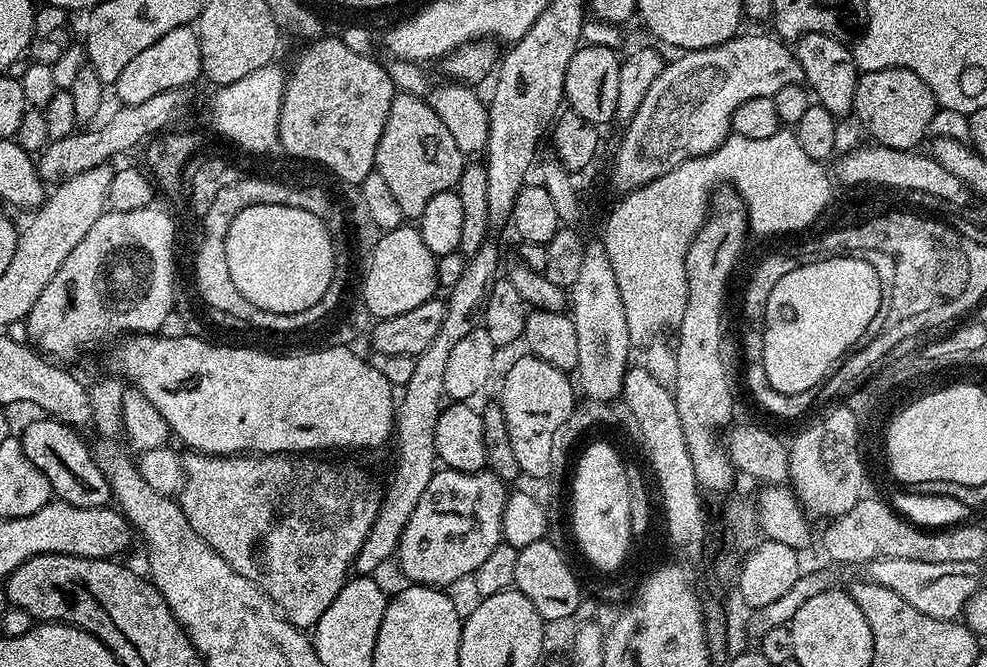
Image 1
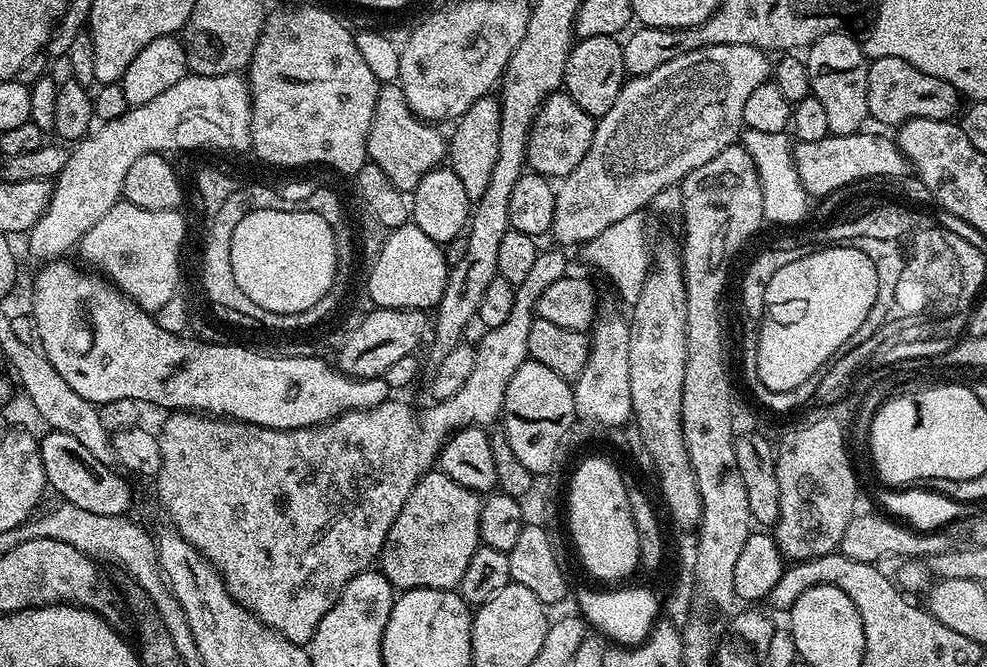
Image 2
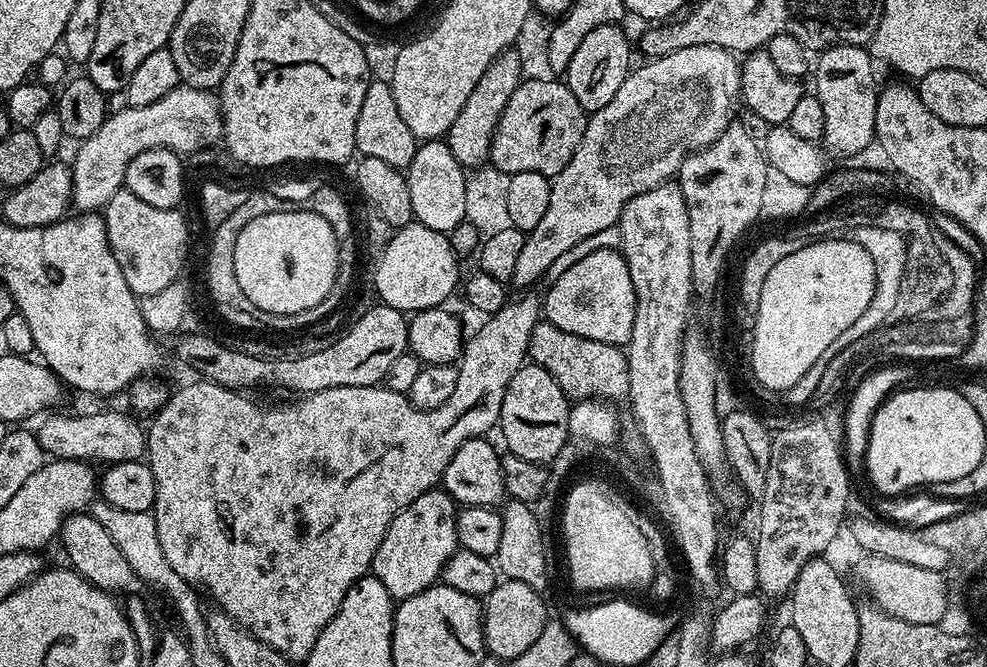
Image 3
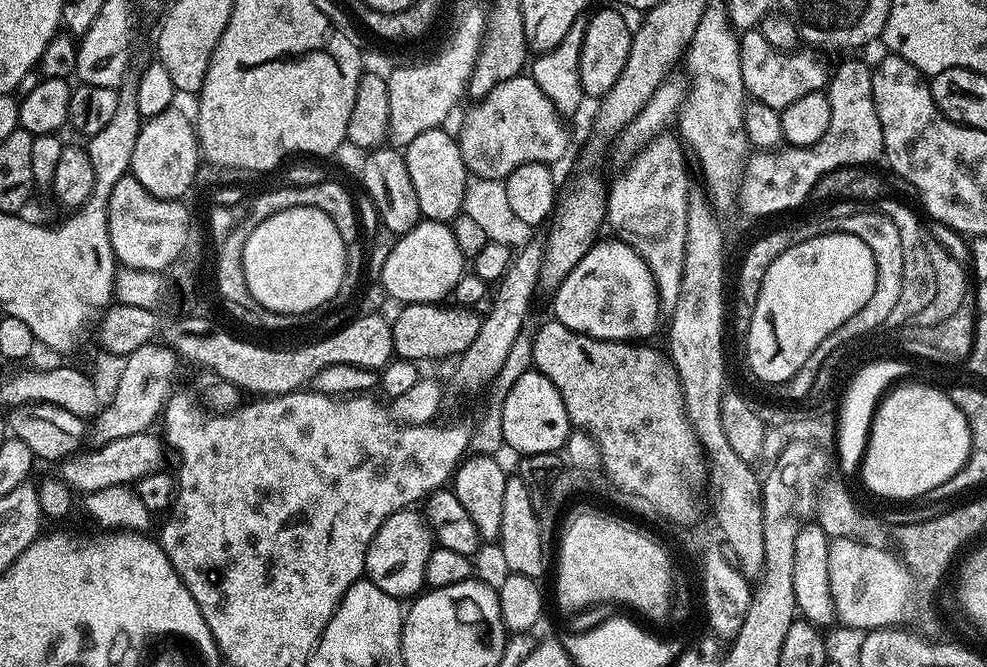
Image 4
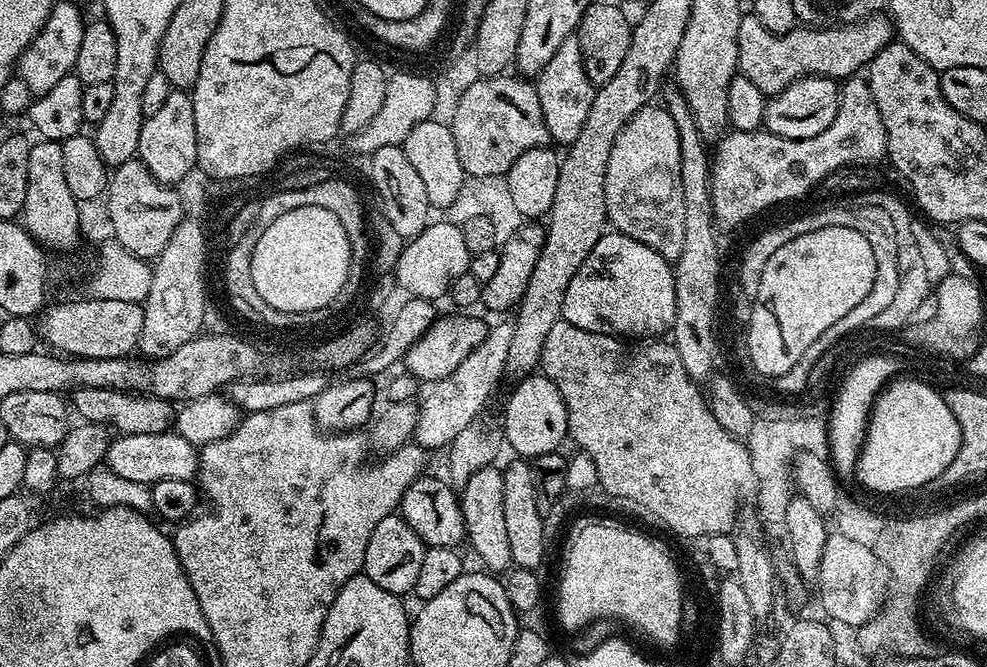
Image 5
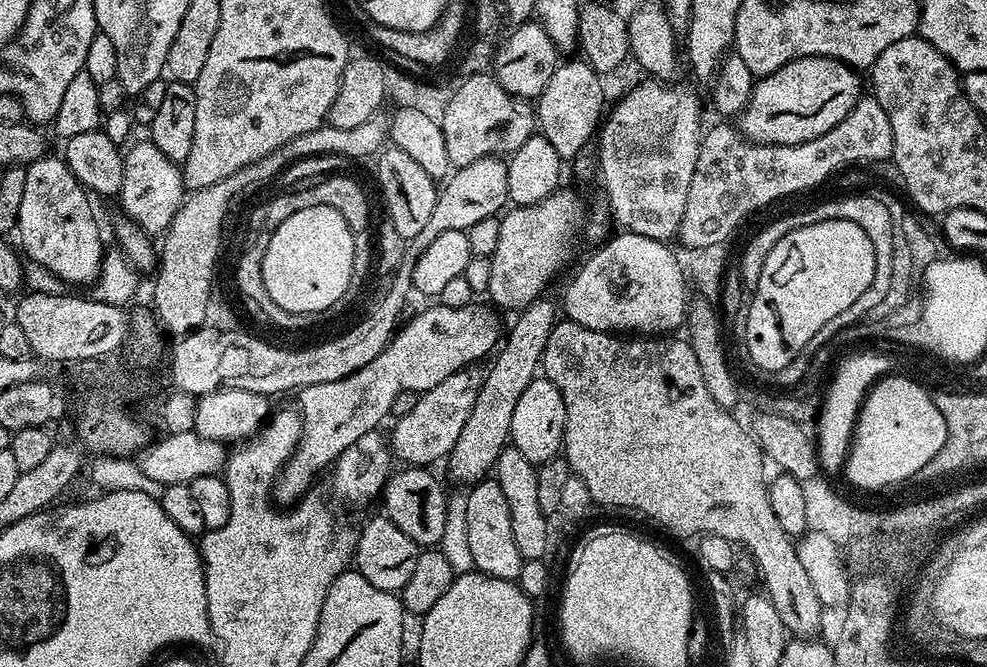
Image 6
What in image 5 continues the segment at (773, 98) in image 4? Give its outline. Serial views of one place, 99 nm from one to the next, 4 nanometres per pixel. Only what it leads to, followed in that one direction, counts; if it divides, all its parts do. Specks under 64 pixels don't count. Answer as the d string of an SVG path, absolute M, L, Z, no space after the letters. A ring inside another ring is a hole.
M748 14L741 19L738 30L739 75L750 78L758 90L765 94L775 94L788 84L805 74L830 76L833 78L852 78L859 70L867 69L878 50L882 50L894 40L894 24L887 15L873 14L854 24L840 24L836 28L822 26L797 26L784 36L776 36Z

